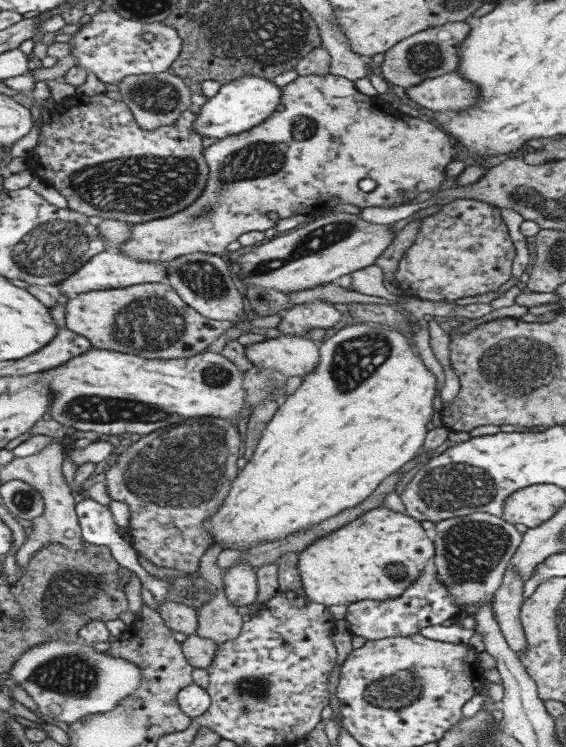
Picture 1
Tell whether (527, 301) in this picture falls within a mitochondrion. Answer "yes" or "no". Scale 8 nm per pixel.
no

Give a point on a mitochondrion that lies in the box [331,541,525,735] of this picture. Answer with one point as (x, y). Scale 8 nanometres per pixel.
(400, 691)

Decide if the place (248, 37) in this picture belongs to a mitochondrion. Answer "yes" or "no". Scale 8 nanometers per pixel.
yes

